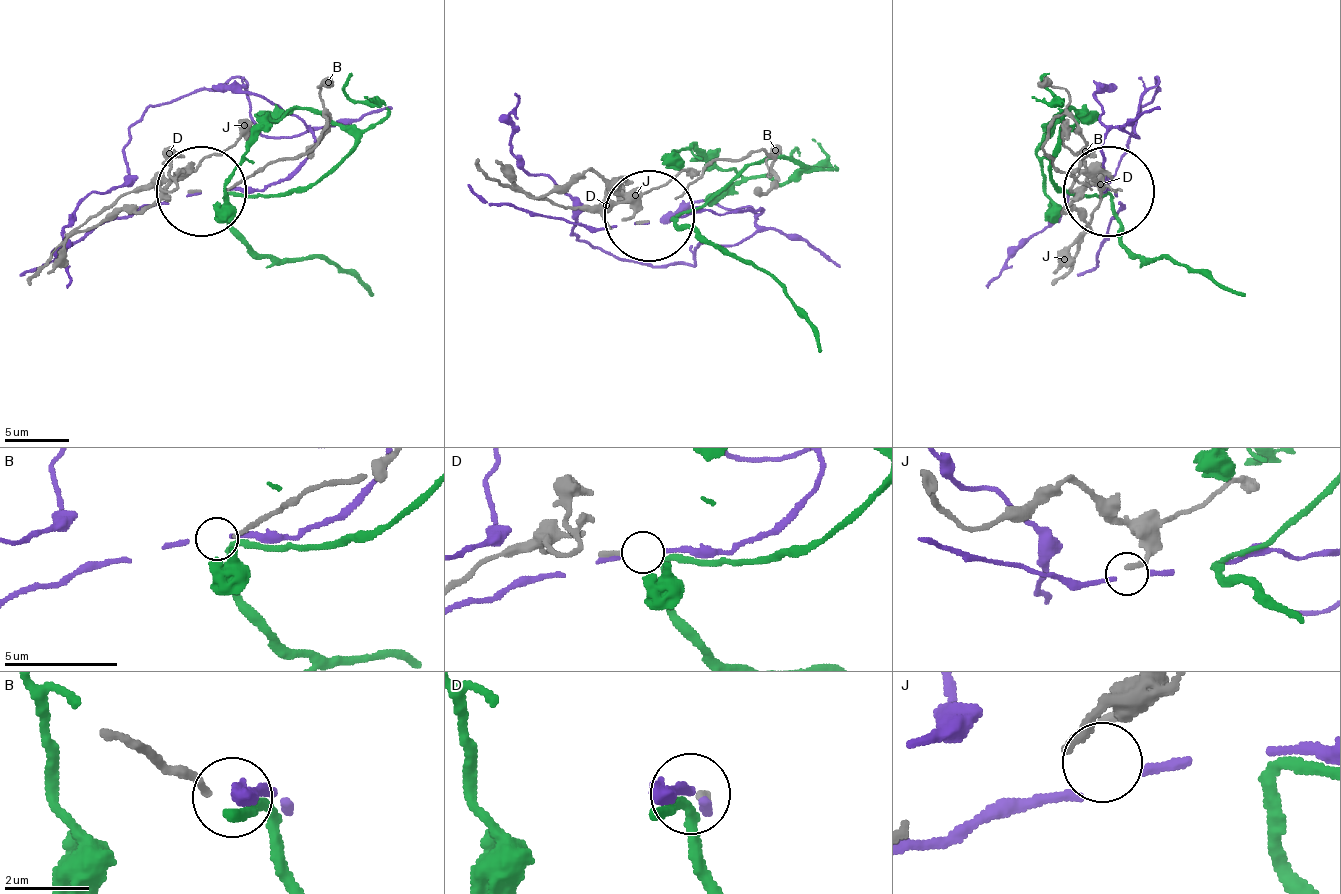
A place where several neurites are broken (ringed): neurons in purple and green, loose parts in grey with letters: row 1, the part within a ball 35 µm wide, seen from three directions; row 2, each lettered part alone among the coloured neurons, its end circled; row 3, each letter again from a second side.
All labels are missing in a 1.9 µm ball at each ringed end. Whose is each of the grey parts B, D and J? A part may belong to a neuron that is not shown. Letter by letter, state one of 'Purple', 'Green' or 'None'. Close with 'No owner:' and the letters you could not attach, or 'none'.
B: None
D: Green
J: None
No owner: B, J

